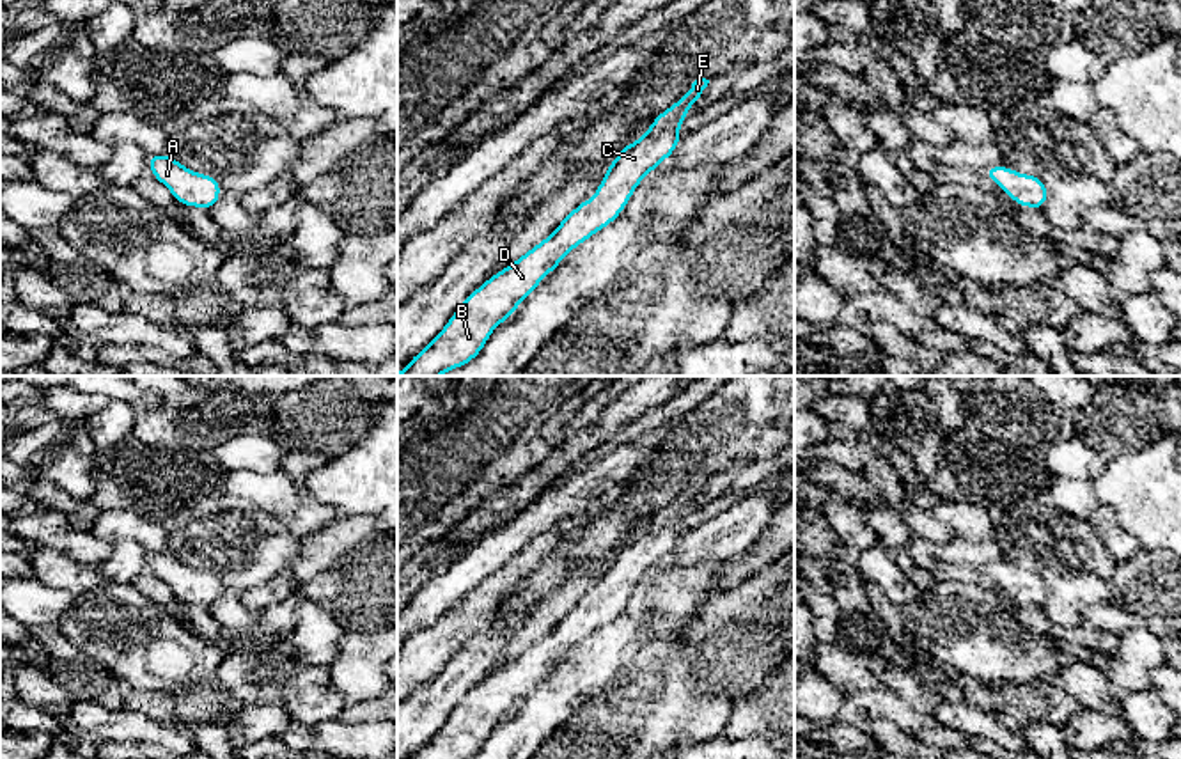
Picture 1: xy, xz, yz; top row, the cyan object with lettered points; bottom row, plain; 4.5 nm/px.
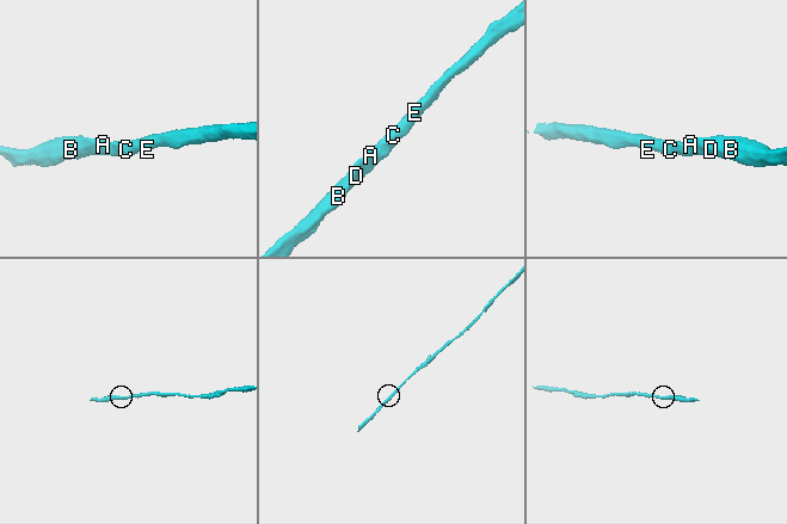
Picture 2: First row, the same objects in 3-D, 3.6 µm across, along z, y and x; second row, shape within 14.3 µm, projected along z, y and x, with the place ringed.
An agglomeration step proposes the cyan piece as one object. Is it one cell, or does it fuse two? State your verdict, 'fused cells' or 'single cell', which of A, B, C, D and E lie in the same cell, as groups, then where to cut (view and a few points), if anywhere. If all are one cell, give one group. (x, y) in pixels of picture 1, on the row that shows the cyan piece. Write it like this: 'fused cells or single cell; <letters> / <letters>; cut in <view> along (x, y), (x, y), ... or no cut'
single cell; A B C D E; no cut

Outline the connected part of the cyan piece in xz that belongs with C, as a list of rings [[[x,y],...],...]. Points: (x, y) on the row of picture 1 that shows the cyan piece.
[[[706,78],[695,80],[677,103],[651,122],[644,137],[624,145],[615,161],[606,167],[594,197],[580,202],[544,241],[479,286],[450,316],[445,328],[397,376],[440,376],[470,364],[493,330],[509,319],[541,280],[573,248],[610,225],[640,181],[672,156],[681,144],[677,129],[708,83]]]

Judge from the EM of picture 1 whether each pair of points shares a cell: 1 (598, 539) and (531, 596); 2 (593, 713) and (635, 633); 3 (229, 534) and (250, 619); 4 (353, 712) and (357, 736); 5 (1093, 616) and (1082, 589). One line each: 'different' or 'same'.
1: same
2: different
3: same
4: different
5: different

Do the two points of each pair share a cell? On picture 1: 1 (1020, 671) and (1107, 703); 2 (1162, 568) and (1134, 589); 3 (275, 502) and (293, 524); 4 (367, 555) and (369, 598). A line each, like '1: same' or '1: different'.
1: different
2: same
3: different
4: same

